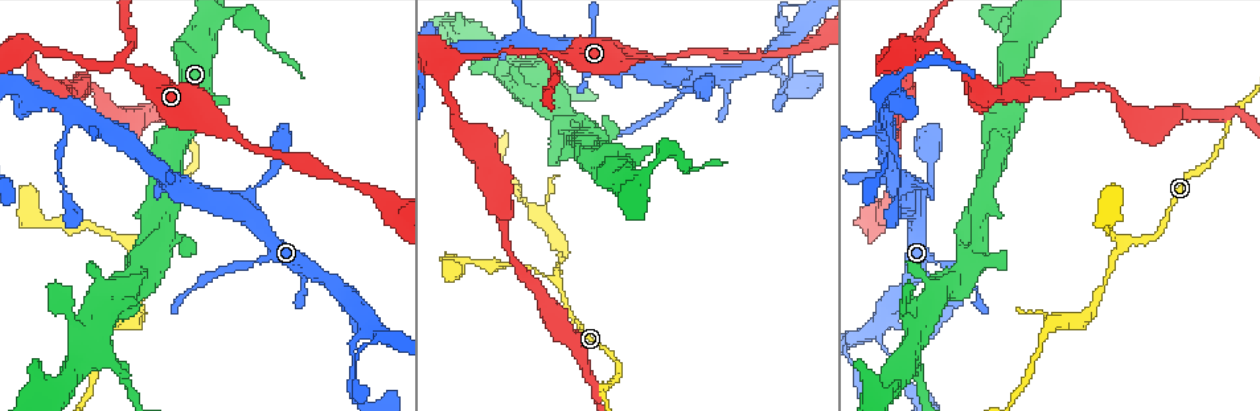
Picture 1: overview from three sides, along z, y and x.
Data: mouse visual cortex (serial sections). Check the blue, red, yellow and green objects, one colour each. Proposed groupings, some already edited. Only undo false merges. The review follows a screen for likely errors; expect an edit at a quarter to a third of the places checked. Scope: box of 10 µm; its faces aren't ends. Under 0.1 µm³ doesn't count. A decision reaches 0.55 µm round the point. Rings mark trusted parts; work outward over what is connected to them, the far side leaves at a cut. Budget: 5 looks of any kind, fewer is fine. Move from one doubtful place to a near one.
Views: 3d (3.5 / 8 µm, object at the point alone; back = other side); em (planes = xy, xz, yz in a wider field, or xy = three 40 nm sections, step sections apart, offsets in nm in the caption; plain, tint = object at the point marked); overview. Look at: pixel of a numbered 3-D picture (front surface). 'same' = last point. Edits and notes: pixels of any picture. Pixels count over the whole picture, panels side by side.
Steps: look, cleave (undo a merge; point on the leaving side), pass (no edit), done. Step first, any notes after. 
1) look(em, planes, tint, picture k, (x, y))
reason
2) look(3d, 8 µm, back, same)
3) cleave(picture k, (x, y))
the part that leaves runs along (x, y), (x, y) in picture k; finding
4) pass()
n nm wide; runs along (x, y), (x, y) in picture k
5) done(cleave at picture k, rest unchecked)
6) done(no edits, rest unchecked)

look(3d, 8 µm, picture 1, (97, 339))

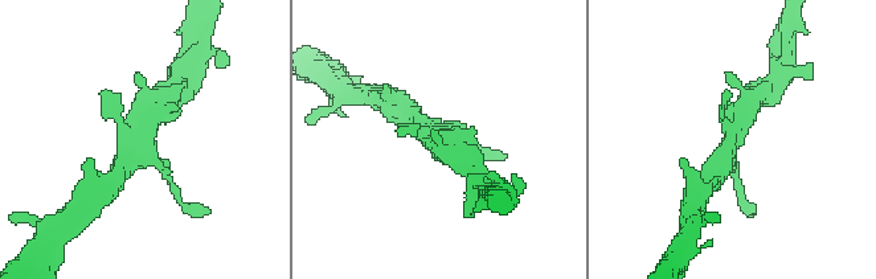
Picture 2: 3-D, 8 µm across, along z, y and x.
look(em, xy, step 2, tint, same)
need the tissue

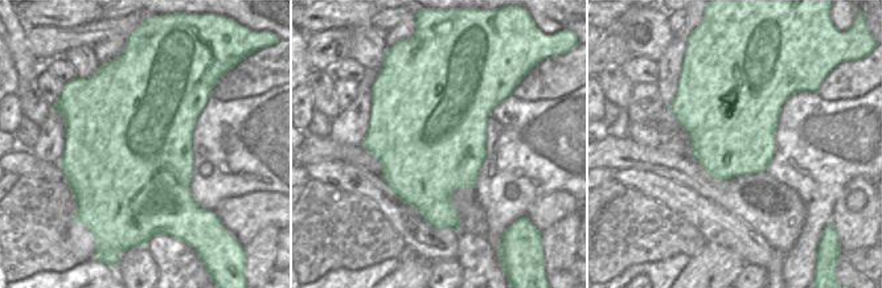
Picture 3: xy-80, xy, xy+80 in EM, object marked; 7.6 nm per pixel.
pass()
runs along (154, 106), (121, 169) in picture 2; one cell here

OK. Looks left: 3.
look(3d, 3.5 µm, picture 1, (121, 62))
abrupt turn

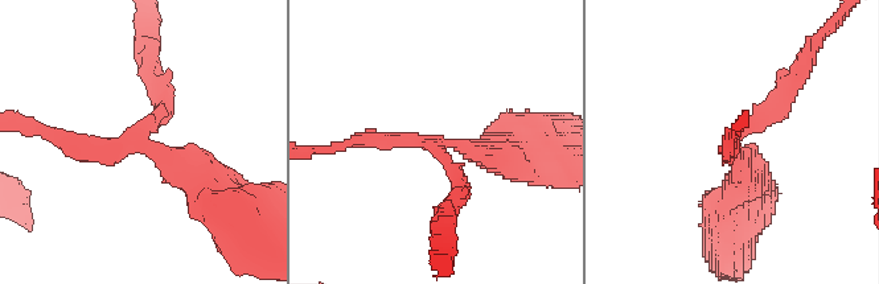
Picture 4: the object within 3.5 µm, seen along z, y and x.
look(em, xy, step 2, tint, picture 4, (437, 142))
3 arms; arms of 200, 200, 350 nm; need the tissue

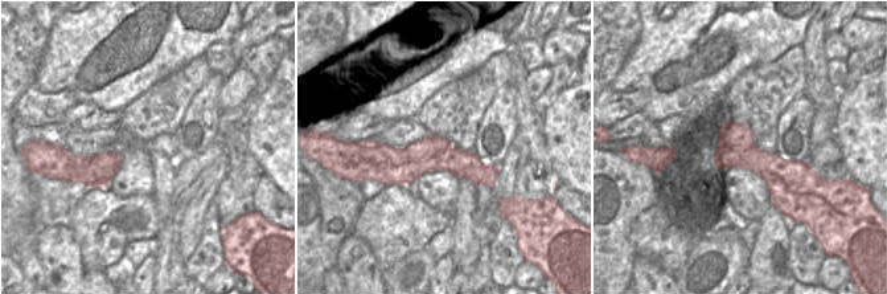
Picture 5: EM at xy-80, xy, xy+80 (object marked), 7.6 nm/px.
cleave(picture 4, (775, 116))
the part that leaves runs along (747, 130), (777, 106), (814, 45) in picture 4; a second cell is stuck on

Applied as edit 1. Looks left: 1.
done(cleave at picture 4, rest unchecked)

